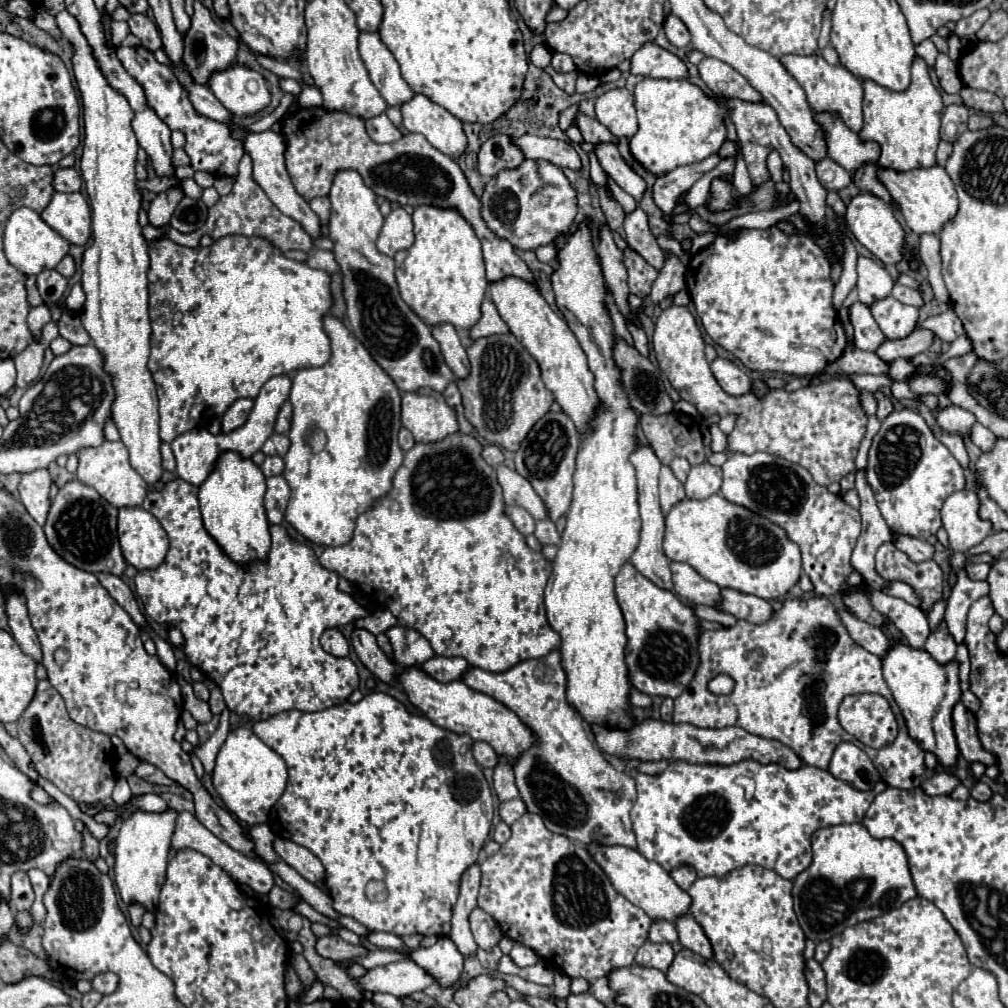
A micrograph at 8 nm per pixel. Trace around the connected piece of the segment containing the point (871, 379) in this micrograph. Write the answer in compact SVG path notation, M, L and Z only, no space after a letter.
M855 375L851 377L851 381L855 383L857 389L865 389L865 391L879 391L881 387L889 387L893 381L885 375Z

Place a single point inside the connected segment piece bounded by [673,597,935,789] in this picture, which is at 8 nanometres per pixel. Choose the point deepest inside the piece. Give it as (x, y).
(791, 672)

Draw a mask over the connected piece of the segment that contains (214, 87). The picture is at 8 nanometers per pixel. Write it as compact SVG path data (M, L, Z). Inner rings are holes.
M229 65L225 71L213 73L209 89L237 117L253 115L271 101L263 75L239 65Z

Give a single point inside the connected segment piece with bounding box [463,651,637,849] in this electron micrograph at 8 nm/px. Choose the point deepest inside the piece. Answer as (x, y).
(564, 778)

